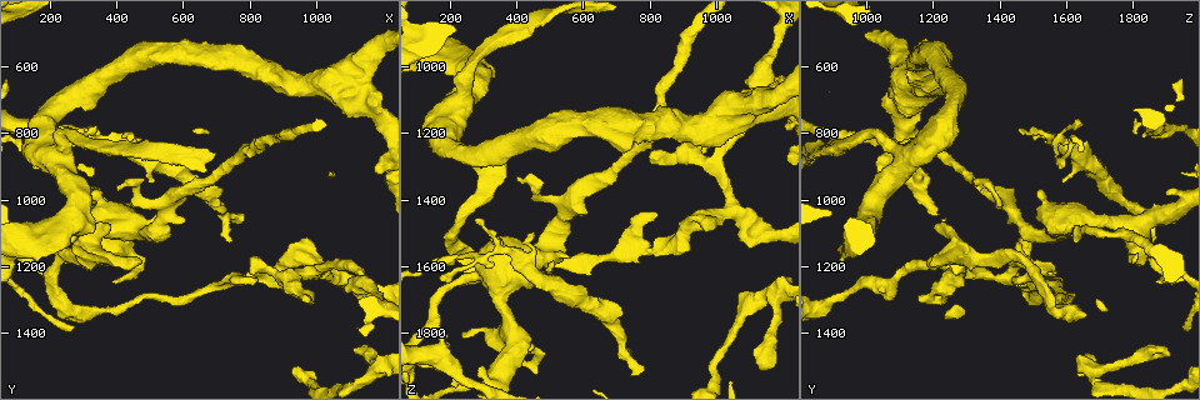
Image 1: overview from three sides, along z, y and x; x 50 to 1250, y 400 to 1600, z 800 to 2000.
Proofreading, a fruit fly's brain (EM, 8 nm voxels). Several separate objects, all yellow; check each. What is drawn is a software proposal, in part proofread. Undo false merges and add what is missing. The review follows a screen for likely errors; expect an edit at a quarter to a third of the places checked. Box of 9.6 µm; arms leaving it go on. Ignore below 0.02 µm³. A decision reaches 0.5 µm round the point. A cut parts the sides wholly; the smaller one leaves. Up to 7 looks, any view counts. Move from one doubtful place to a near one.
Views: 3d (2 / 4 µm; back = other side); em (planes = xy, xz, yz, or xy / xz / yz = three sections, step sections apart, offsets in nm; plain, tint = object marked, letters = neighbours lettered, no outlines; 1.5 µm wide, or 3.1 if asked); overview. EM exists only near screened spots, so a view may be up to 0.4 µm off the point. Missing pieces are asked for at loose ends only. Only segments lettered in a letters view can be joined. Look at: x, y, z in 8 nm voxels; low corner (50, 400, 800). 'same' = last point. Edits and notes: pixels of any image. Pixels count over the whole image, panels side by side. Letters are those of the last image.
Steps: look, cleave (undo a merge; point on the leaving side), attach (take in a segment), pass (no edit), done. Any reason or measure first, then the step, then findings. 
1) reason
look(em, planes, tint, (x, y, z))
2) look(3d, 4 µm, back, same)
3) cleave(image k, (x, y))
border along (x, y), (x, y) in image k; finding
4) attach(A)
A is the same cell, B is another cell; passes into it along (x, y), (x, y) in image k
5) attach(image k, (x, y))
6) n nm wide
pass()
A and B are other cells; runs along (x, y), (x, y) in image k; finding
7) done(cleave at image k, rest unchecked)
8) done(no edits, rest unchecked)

an open end
look(em, yz, step 4, letters, (470, 1180, 1200))

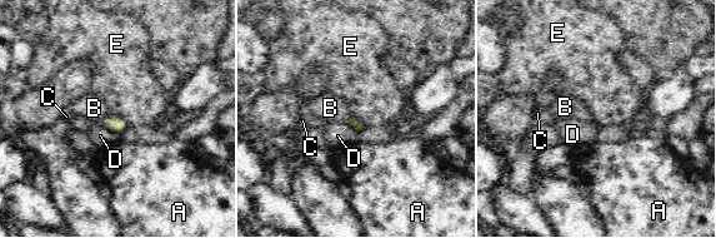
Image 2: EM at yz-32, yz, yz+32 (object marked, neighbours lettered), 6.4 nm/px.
look(em, planes, letters, same)

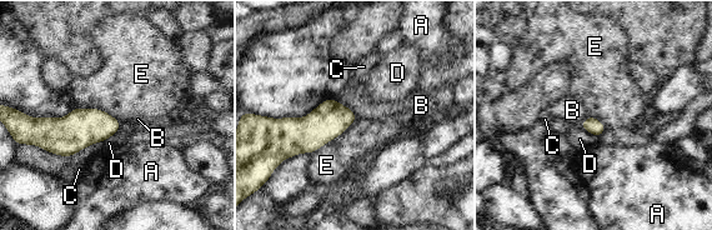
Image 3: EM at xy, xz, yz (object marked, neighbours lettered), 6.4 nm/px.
E touches over 400 nm
pass()
A, B, C, D and E are other cells; no lettered segment goes on from it

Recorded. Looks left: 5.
tapers out
look(3d, 2 µm, (280, 800, 1460))

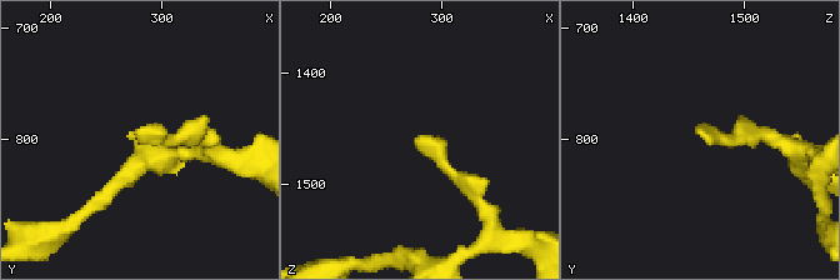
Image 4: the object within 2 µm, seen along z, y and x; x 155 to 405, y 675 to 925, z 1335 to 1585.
look(em, planes, letters, (274, 794, 1464))

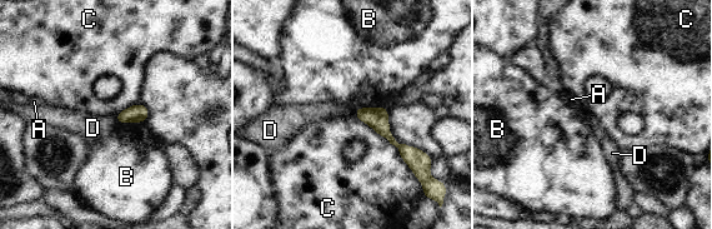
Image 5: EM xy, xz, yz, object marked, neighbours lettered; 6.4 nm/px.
120 nm wide
pass()
A, B, C and D are other cells; border along (354, 113), (396, 148), (414, 175) in image 5; none of them fits

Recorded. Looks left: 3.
an open end
look(3d, 2 µm, (400, 1250, 1880))

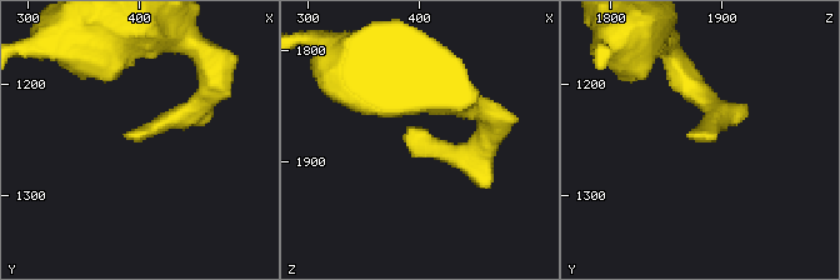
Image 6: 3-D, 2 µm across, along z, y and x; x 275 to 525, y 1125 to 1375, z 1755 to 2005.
look(em, planes, letters, (388, 1246, 1872))

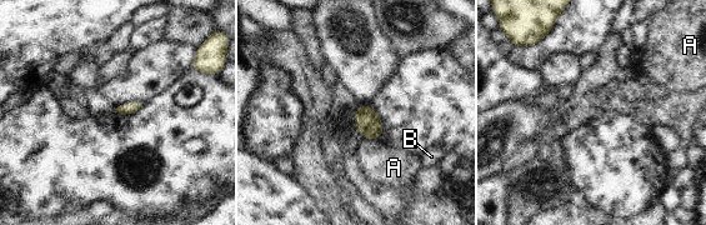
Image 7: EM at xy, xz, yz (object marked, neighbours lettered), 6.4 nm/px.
pass()
A and B are other cells; border along (361, 136), (376, 140) in image 7; none of them fits

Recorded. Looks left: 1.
done(no edits, rest unchecked)

